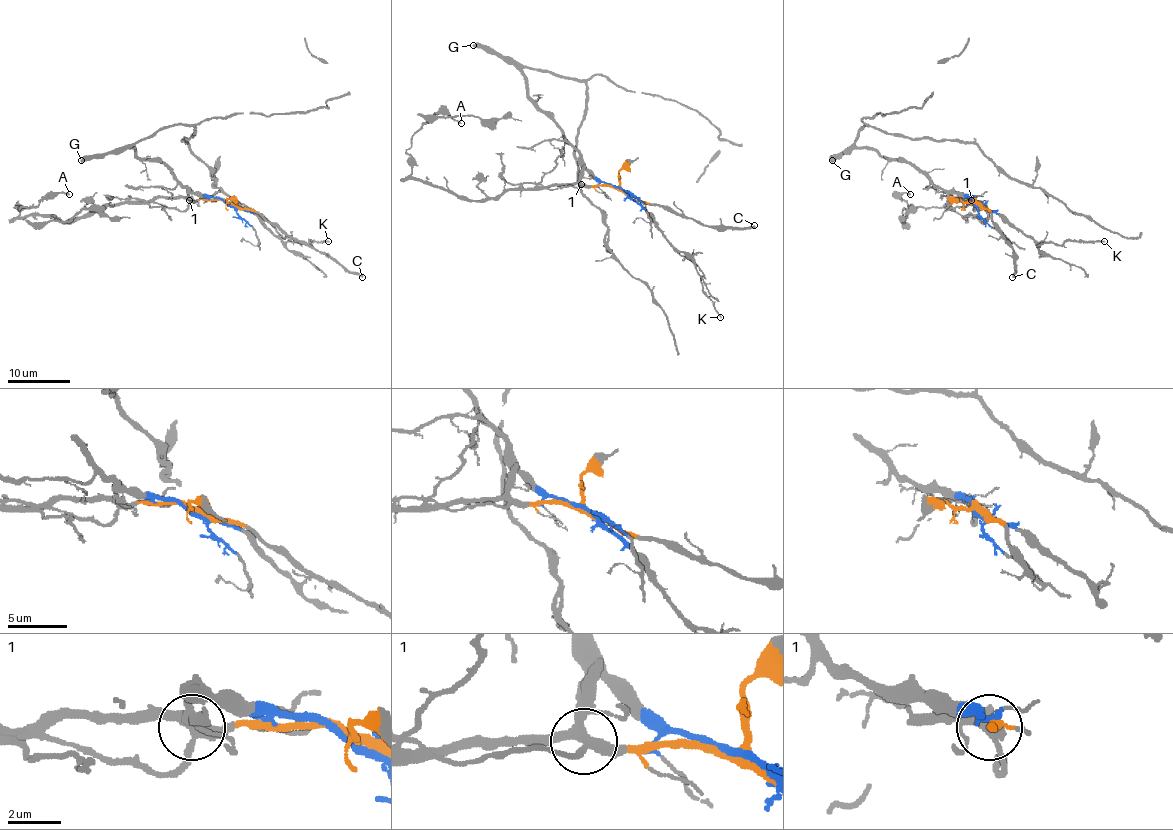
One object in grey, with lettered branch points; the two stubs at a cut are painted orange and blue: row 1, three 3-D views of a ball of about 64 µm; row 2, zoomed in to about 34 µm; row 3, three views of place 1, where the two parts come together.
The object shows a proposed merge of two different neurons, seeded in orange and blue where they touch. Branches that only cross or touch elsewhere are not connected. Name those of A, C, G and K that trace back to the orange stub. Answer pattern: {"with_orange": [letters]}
{"with_orange": ["A", "C"]}

